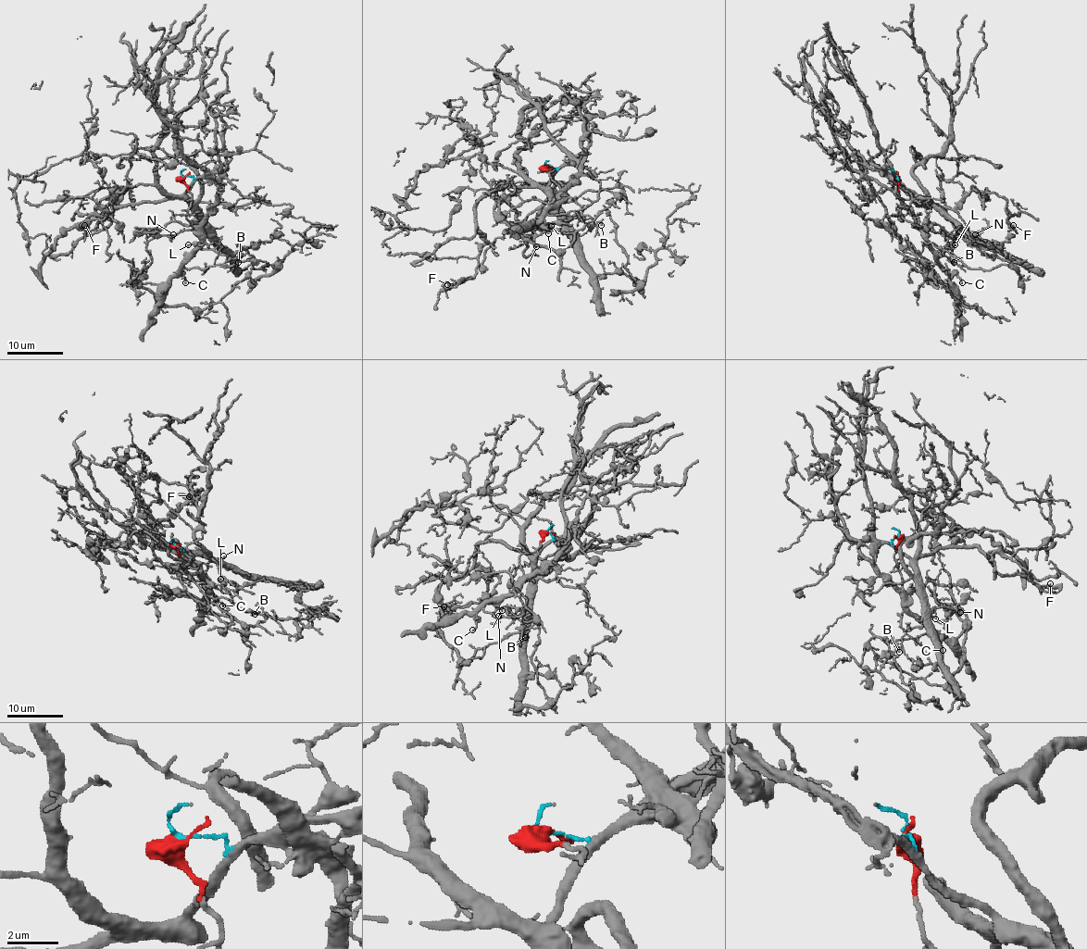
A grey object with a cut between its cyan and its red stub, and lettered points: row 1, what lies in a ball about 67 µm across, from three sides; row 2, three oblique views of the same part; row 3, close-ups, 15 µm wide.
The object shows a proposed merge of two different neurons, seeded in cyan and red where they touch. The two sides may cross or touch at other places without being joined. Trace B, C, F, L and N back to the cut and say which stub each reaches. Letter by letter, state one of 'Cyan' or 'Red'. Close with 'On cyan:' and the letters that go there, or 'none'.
B: Red
C: Red
F: Cyan
L: Red
N: Cyan
On cyan: F, N

